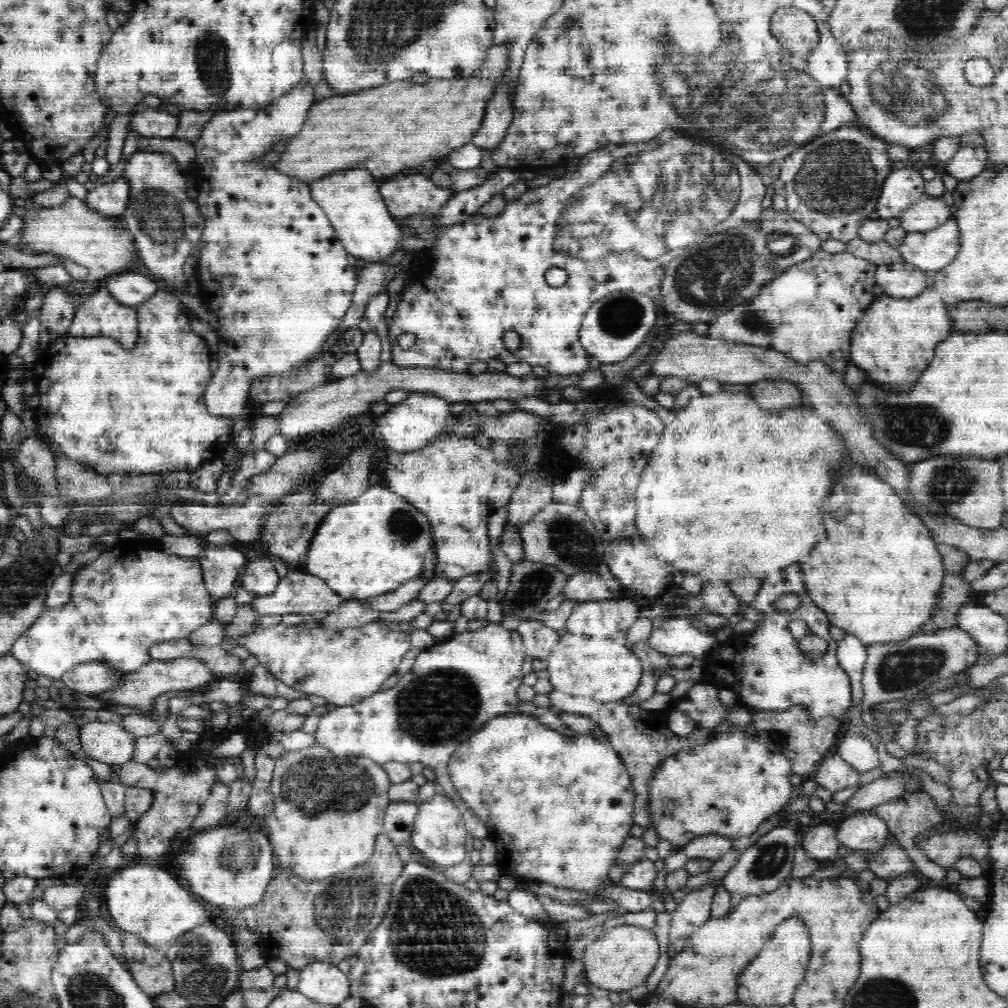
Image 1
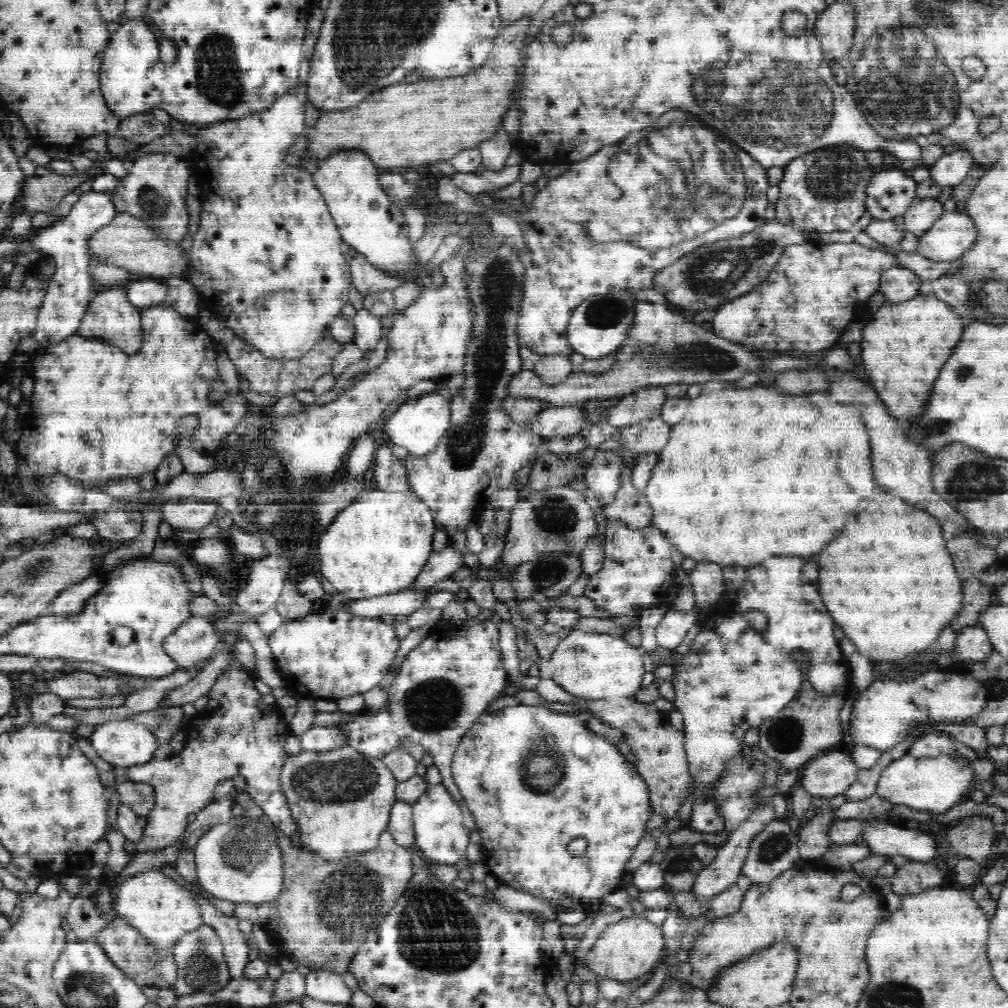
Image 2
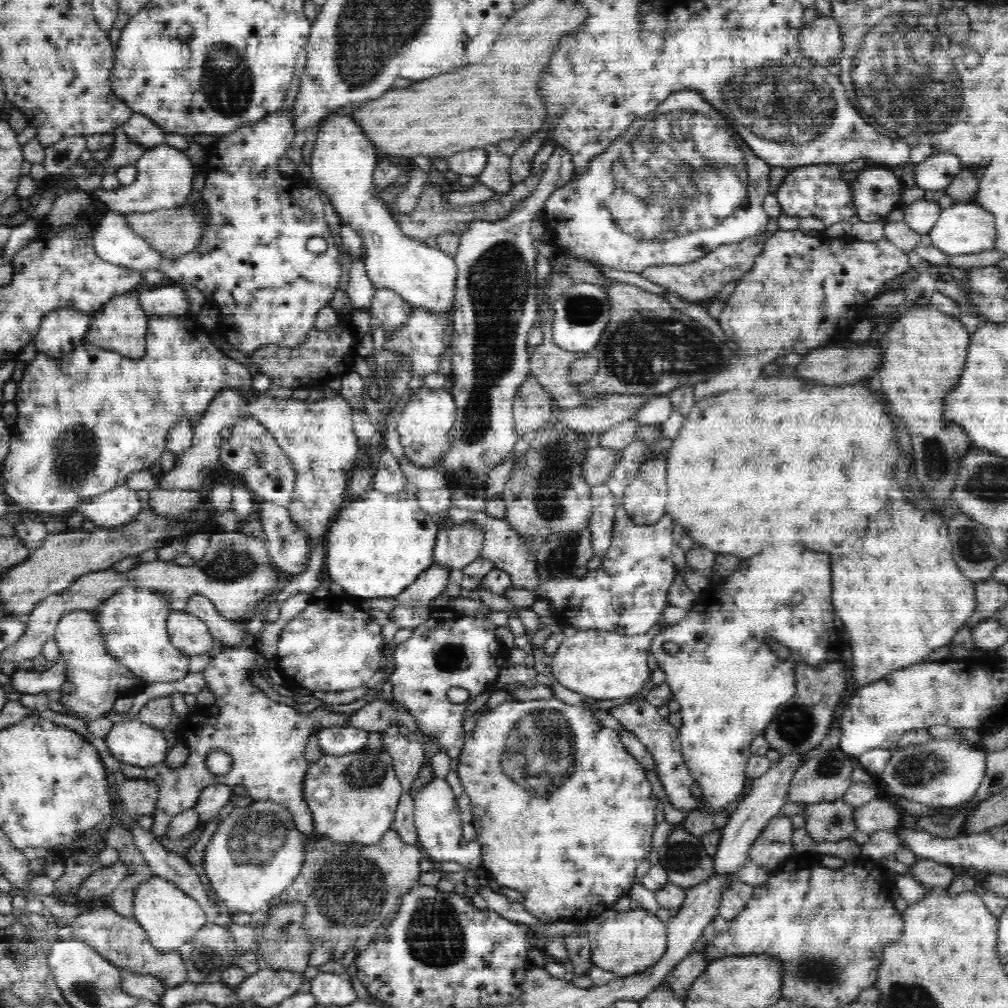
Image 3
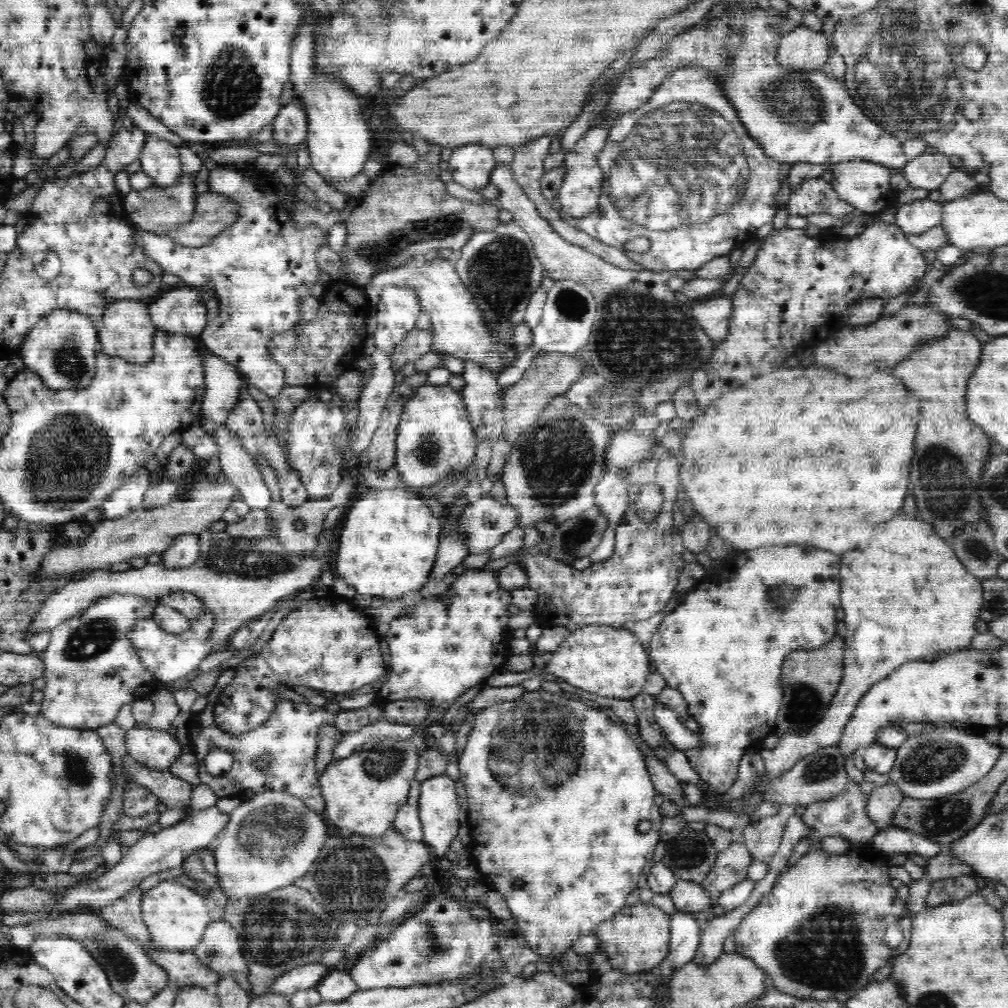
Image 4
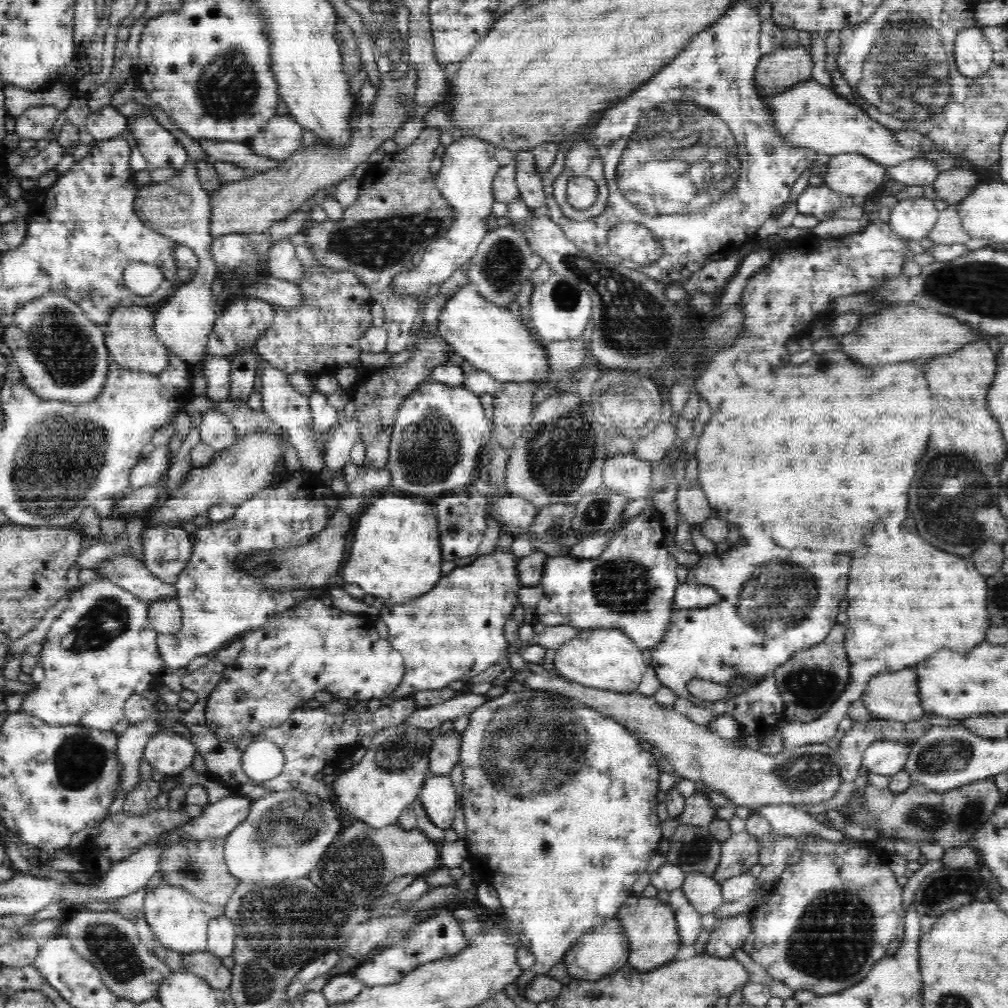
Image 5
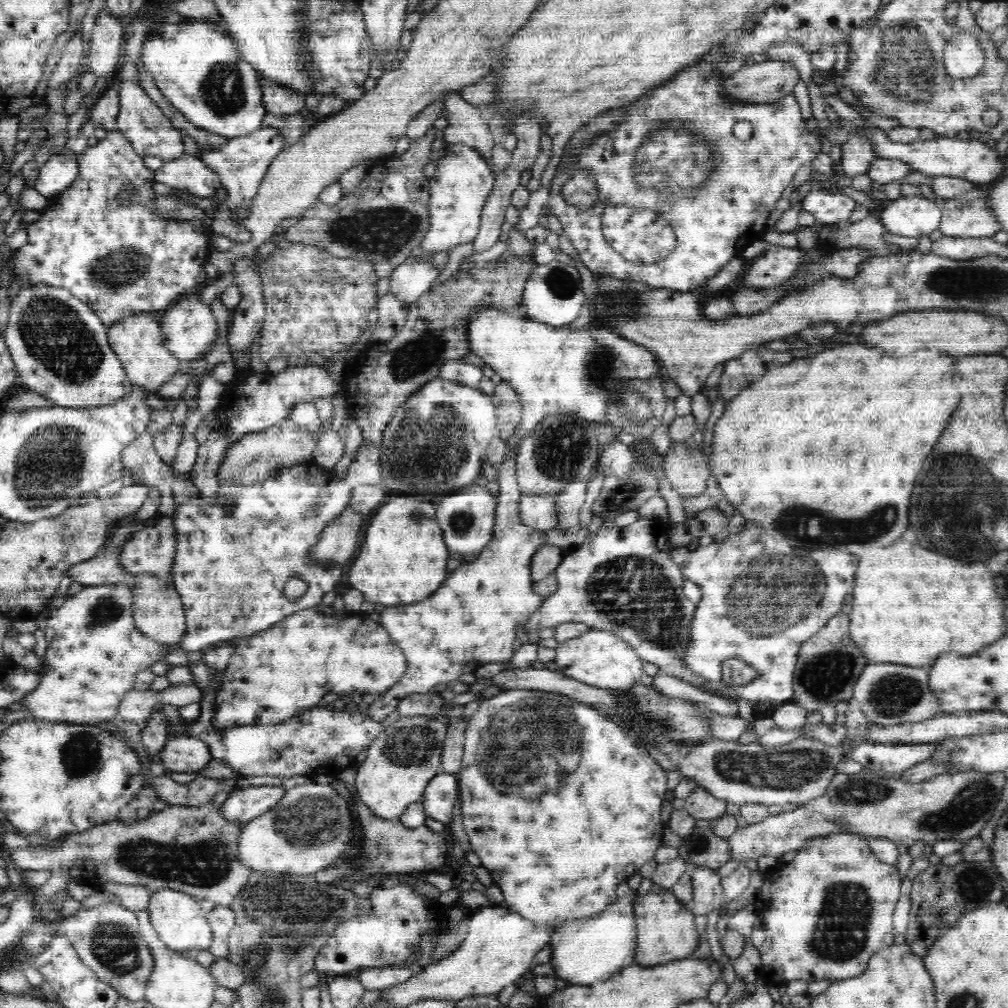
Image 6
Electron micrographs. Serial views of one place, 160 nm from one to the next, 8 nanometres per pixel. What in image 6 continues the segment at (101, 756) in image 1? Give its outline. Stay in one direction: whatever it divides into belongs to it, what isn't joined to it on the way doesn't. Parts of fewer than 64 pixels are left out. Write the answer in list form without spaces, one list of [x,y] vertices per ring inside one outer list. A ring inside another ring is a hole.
[[[190,735],[167,739],[165,747],[155,756],[164,769],[172,773],[201,772],[212,760],[211,747]]]

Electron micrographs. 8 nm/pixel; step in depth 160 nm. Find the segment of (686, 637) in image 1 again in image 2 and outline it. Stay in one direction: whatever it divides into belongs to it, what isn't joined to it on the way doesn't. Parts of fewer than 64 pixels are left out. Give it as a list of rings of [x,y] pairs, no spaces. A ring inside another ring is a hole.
[[[696,607],[688,612],[668,610],[656,628],[657,643],[666,650],[678,648],[697,620],[699,612],[696,612]]]

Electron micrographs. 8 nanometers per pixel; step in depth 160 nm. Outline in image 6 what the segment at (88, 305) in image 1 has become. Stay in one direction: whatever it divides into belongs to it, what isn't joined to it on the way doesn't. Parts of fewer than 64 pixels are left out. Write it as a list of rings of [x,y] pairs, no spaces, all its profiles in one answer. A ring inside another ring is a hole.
[[[126,316],[122,320],[116,322],[115,325],[108,326],[107,339],[111,345],[111,349],[118,355],[125,368],[127,377],[131,383],[138,385],[148,391],[157,392],[158,388],[165,382],[168,382],[178,372],[181,360],[176,358],[165,346],[161,339],[161,323],[159,316]]]

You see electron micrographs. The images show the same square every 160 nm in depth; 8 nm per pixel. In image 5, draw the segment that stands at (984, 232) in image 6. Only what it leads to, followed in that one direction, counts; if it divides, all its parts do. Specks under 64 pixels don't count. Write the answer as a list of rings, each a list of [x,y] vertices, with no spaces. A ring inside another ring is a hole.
[[[957,204],[941,205],[941,215],[938,217],[934,228],[927,234],[935,244],[965,244],[969,239],[968,233],[963,229]]]

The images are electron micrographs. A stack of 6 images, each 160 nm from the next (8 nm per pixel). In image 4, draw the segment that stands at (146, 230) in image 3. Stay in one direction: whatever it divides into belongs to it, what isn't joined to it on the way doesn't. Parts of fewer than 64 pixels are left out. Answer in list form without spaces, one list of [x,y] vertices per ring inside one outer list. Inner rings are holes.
[[[210,191],[198,194],[195,214],[178,230],[166,233],[180,246],[200,247],[212,242],[212,237],[240,218],[240,203],[232,201],[230,195]]]

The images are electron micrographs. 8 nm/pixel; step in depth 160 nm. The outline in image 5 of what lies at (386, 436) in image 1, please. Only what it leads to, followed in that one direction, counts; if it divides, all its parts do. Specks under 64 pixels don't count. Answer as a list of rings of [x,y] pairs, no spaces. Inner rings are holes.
[[[424,382],[406,397],[397,412],[385,465],[390,484],[418,496],[434,496],[460,486],[466,488],[474,478],[482,448],[490,442],[490,436],[494,437],[494,426],[486,422],[476,394],[462,385]]]

